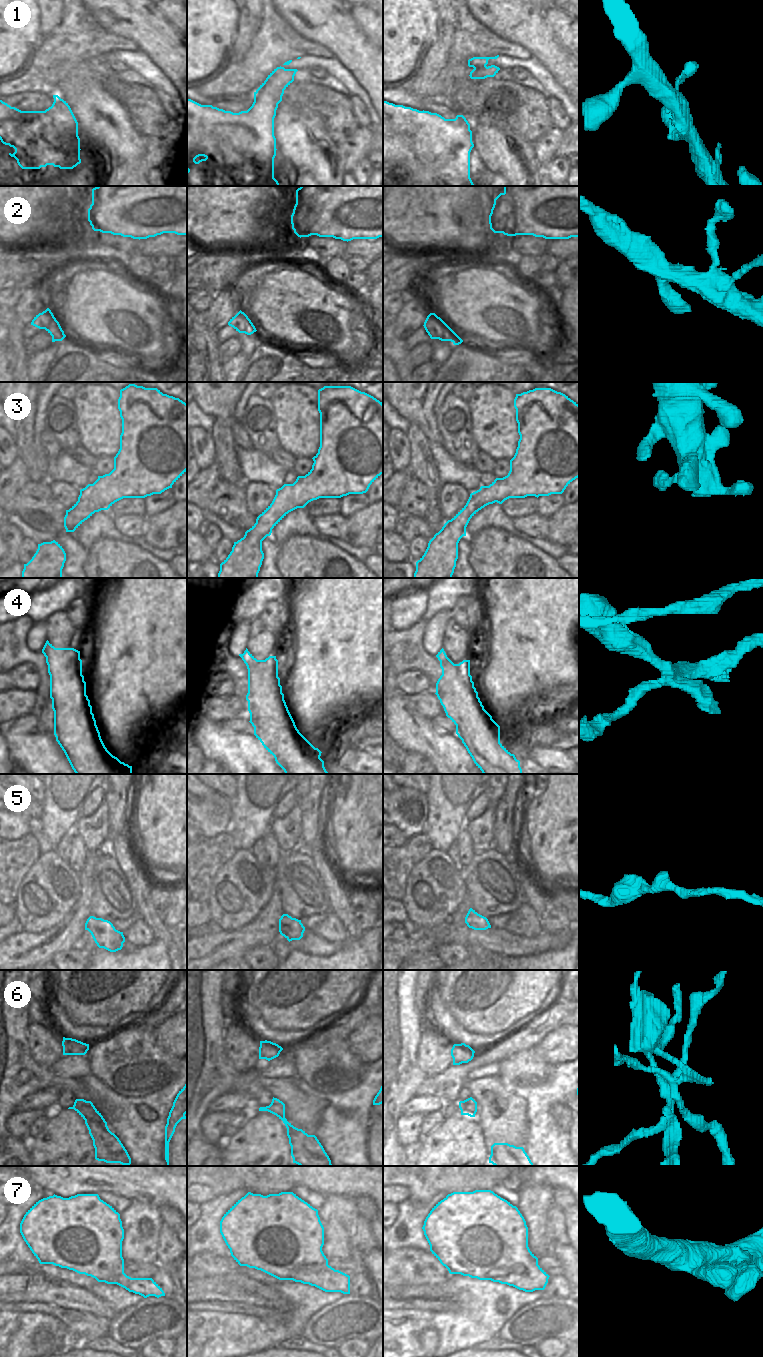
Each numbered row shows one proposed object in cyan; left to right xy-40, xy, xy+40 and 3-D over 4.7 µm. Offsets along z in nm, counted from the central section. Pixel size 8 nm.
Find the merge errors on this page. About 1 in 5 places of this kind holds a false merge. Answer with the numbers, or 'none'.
4, 6

